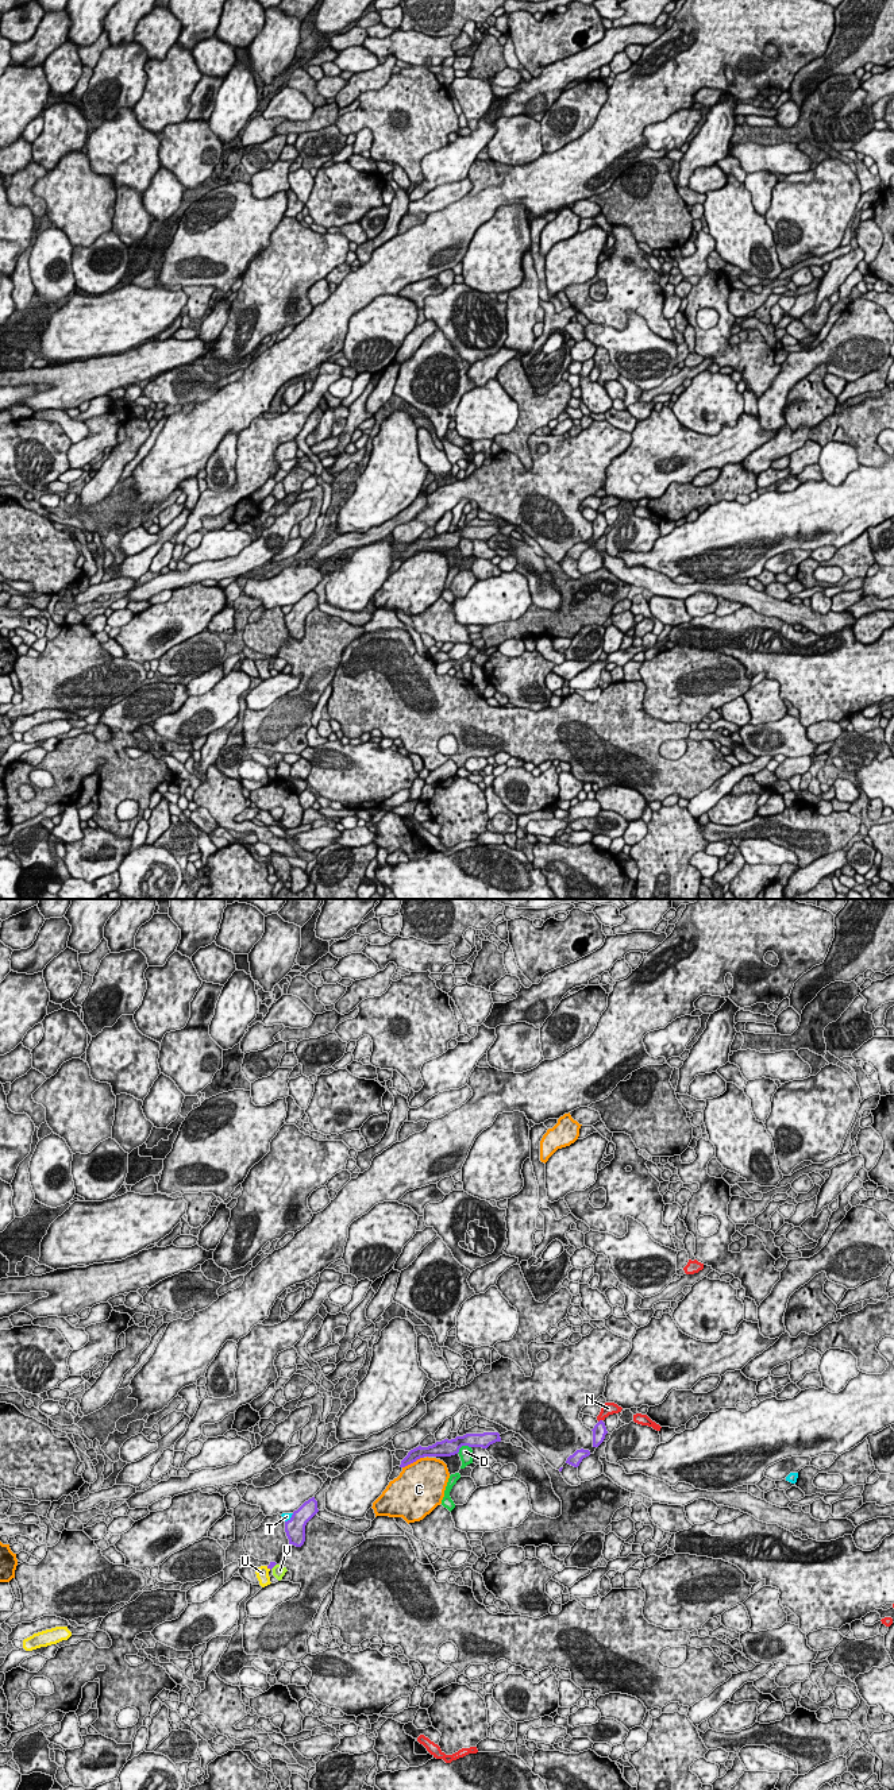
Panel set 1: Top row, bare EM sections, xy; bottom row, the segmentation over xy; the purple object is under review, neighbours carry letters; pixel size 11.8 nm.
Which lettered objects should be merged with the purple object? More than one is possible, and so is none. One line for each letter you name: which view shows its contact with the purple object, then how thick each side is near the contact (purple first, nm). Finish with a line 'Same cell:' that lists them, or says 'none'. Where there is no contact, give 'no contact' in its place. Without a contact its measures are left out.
U: contact in xy; calibres 70 and 160 nm
Same cell: U

